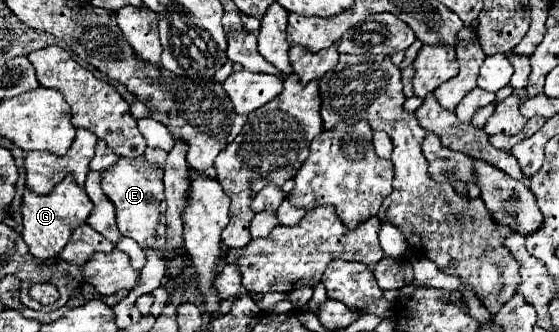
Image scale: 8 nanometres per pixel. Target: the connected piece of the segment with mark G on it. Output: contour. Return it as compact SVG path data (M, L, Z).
M70 175L62 183L58 183L54 187L54 191L48 195L36 195L26 189L24 201L22 201L22 225L24 225L22 237L24 237L30 253L38 259L58 257L60 251L66 247L66 243L70 243L72 231L86 223L92 209L94 209L94 205L88 199L86 191L80 189Z

